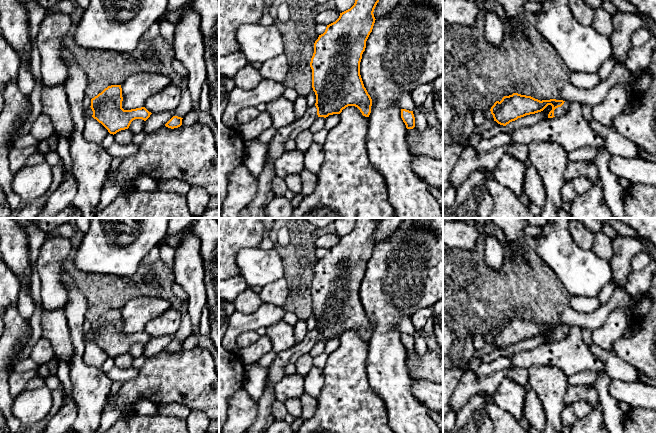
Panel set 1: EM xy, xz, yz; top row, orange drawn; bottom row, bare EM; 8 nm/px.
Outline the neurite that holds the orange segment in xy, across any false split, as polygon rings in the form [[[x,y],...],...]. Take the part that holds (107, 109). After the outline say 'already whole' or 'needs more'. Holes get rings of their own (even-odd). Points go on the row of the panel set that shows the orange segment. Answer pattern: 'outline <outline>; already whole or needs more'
outline [[[111,85],[91,99],[91,106],[84,111],[86,118],[93,117],[101,123],[110,134],[128,129],[135,119],[146,121],[150,115],[145,107],[124,110],[122,108],[121,85]]]; needs more

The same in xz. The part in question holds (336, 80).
outline [[[355,0],[354,5],[340,13],[339,18],[327,25],[323,34],[319,35],[314,43],[314,53],[311,58],[312,88],[316,95],[314,106],[308,107],[306,113],[288,126],[277,129],[270,140],[270,147],[264,169],[258,178],[258,191],[247,208],[251,218],[266,218],[264,208],[275,197],[271,184],[276,176],[275,161],[285,152],[284,143],[295,138],[306,129],[309,129],[318,117],[328,117],[340,114],[348,106],[357,107],[363,116],[369,117],[372,99],[364,87],[360,75],[360,62],[366,48],[366,41],[372,32],[375,17],[374,9],[379,0]]]; needs more

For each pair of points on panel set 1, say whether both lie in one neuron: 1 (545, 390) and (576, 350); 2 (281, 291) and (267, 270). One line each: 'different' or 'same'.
1: different
2: different

